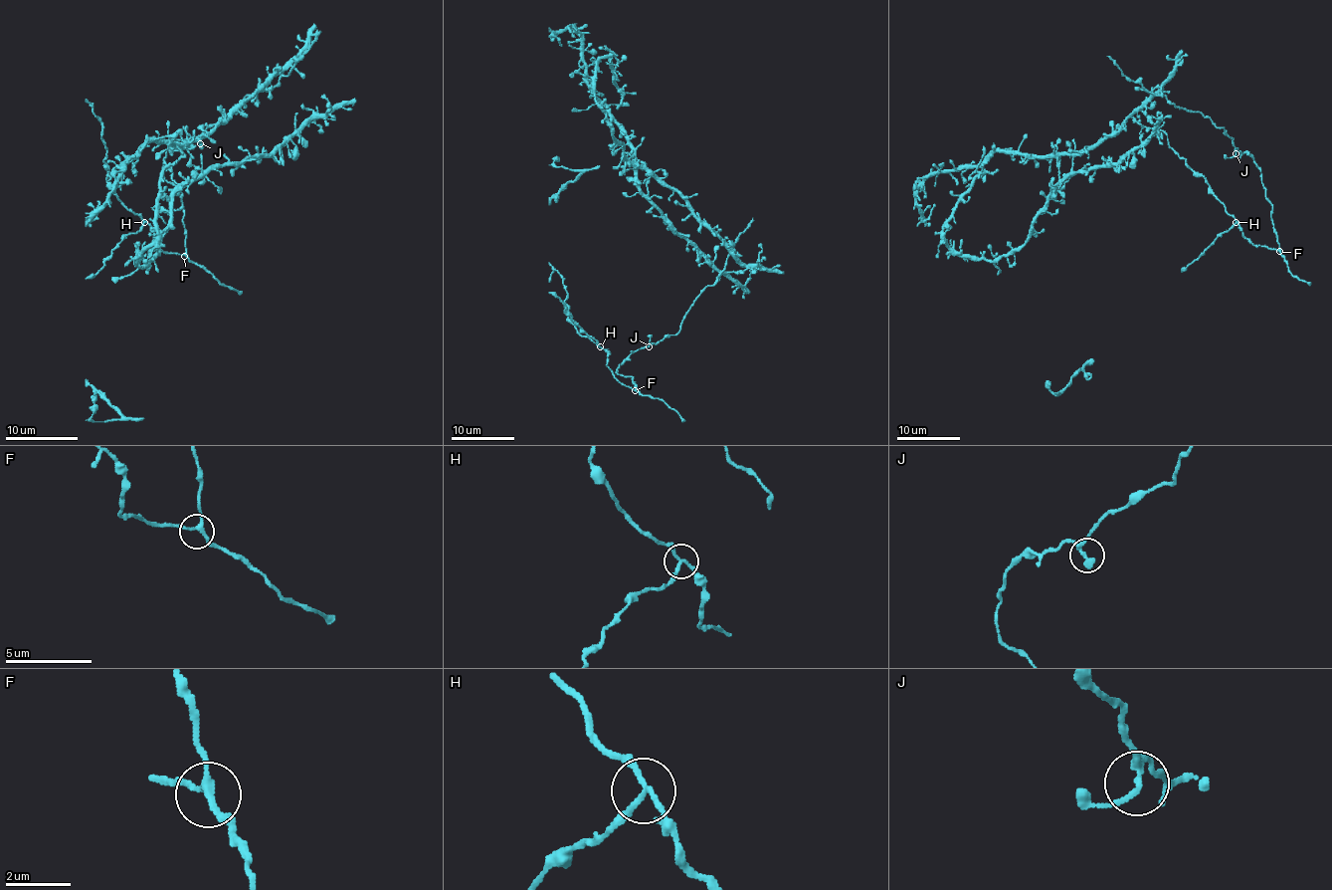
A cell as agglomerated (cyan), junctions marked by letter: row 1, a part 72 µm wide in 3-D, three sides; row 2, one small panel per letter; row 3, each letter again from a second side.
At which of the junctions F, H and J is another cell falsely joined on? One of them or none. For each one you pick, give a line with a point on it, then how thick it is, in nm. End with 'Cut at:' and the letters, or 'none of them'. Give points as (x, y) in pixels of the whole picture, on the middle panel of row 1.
H: at (600, 346); 160 nm thick
Cut at: H

